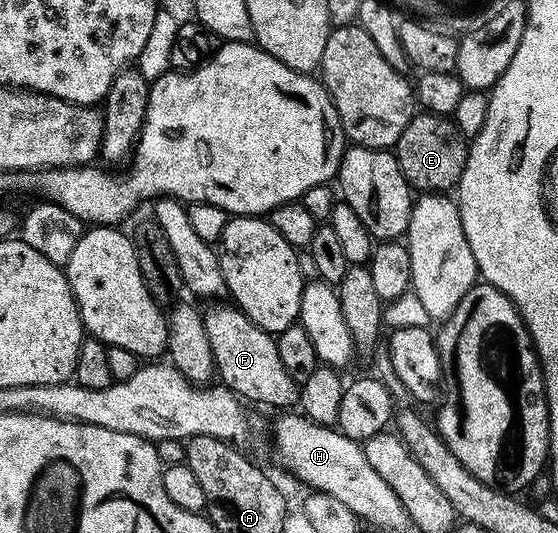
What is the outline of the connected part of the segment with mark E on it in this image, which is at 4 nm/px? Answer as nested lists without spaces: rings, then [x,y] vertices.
[[[423,111],[415,113],[408,127],[404,128],[400,140],[394,147],[394,153],[401,171],[404,172],[406,182],[415,191],[443,193],[451,191],[463,174],[467,166],[469,141],[459,132],[451,117]]]

